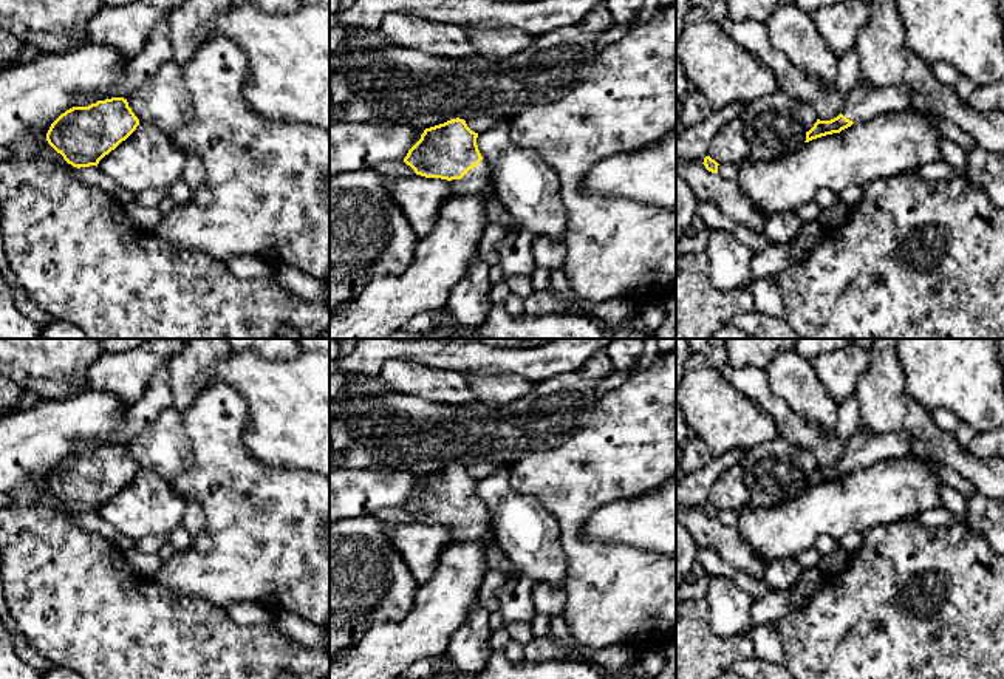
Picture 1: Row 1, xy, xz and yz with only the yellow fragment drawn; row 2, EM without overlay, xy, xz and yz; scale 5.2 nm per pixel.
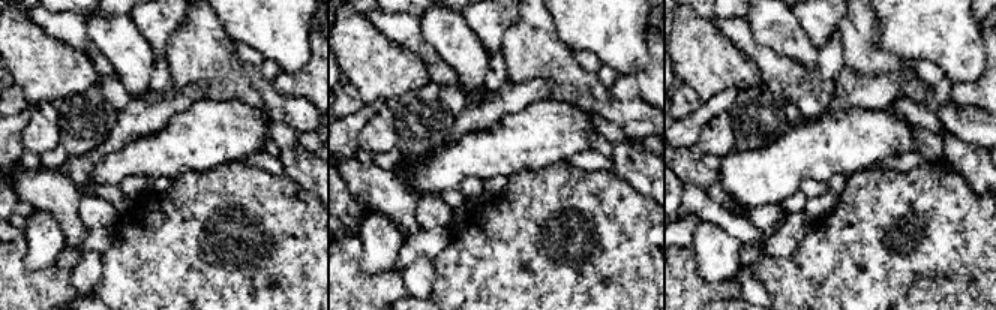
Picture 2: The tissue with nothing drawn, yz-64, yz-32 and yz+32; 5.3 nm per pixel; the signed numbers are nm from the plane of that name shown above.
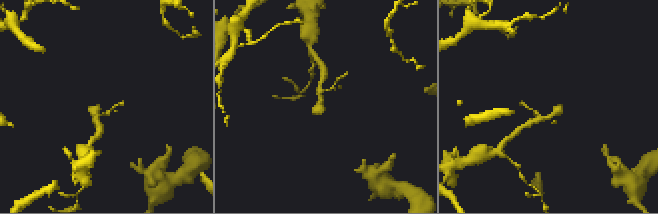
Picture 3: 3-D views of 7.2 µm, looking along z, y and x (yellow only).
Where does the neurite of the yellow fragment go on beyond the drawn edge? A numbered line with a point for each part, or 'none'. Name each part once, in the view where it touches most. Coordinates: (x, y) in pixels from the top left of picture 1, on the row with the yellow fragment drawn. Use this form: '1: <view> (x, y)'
1: xz (474, 181)

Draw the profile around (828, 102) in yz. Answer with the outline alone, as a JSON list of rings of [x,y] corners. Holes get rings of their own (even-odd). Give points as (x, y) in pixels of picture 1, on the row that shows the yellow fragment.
[[[724,17],[719,25],[738,45],[772,68],[778,90],[792,101],[812,105],[820,121],[831,121],[843,111],[848,96],[840,93],[835,84],[825,87],[808,71],[795,67],[783,53],[777,51],[770,45],[764,22],[735,22]]]

